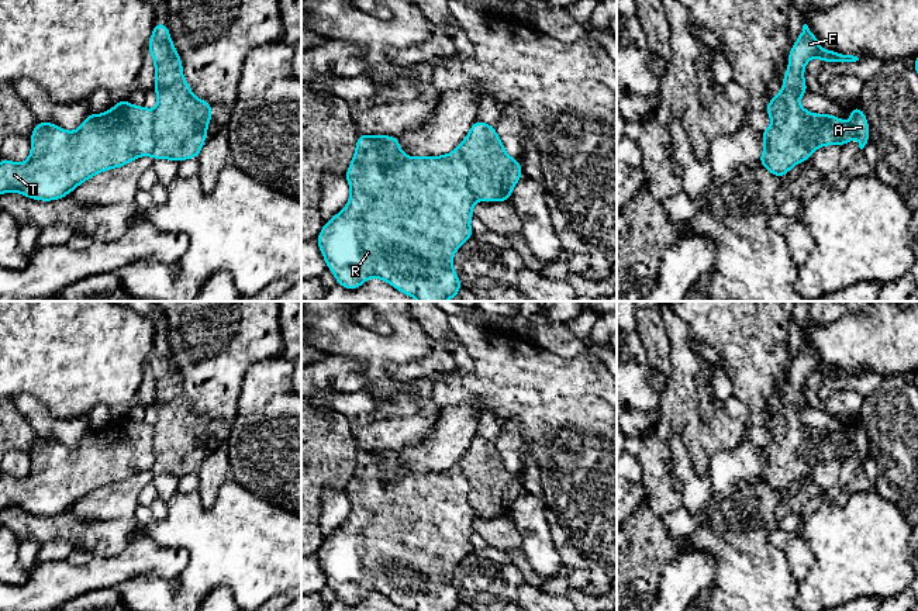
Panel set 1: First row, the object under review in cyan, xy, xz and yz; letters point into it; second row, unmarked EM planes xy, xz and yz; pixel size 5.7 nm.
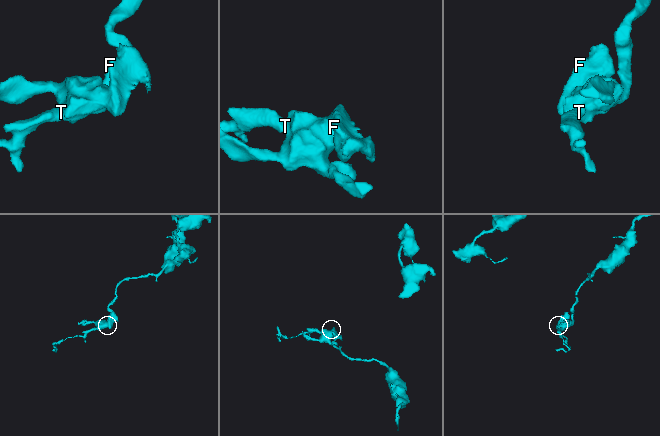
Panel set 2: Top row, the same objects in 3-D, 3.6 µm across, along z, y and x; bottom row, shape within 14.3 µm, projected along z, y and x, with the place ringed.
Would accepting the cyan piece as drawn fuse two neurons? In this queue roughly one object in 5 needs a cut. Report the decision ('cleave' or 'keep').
cleave

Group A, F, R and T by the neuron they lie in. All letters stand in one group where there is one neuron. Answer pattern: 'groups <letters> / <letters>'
groups A R T / F

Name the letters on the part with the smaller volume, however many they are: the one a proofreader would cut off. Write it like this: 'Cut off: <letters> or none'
Cut off: F

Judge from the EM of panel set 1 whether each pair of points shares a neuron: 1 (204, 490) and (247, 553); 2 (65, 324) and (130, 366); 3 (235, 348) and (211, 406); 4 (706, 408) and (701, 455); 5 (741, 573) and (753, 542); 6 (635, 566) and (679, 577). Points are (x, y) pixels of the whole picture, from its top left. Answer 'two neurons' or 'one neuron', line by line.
1: two neurons
2: one neuron
3: one neuron
4: two neurons
5: one neuron
6: two neurons

